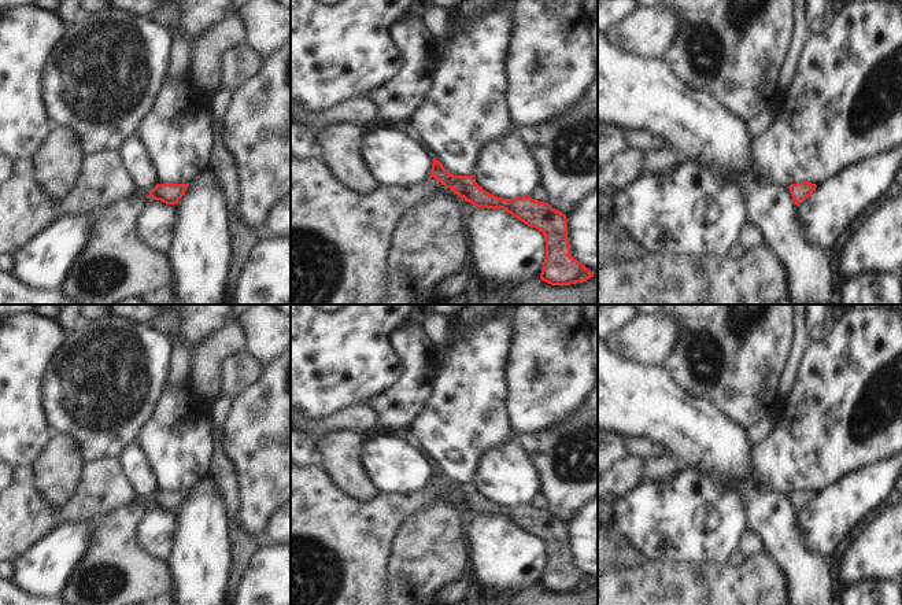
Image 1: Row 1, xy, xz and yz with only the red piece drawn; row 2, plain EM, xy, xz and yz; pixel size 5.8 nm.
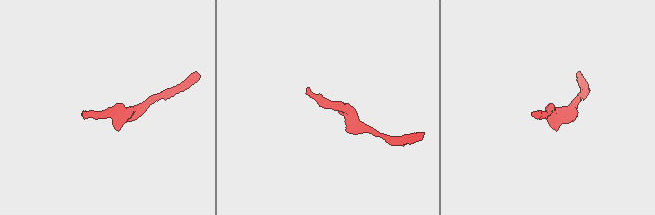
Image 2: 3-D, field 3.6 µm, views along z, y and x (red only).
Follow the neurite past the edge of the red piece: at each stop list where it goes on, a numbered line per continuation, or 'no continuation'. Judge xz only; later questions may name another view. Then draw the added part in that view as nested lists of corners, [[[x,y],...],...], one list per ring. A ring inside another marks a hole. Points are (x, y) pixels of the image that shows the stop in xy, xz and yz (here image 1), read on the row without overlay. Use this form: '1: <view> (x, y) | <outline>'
1: xz (340, 548) | [[[291,462],[291,605],[385,605],[387,564],[399,525],[441,495],[446,494],[428,483],[419,491],[380,493],[369,502],[359,502],[339,490],[319,466]]]

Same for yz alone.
no continuation

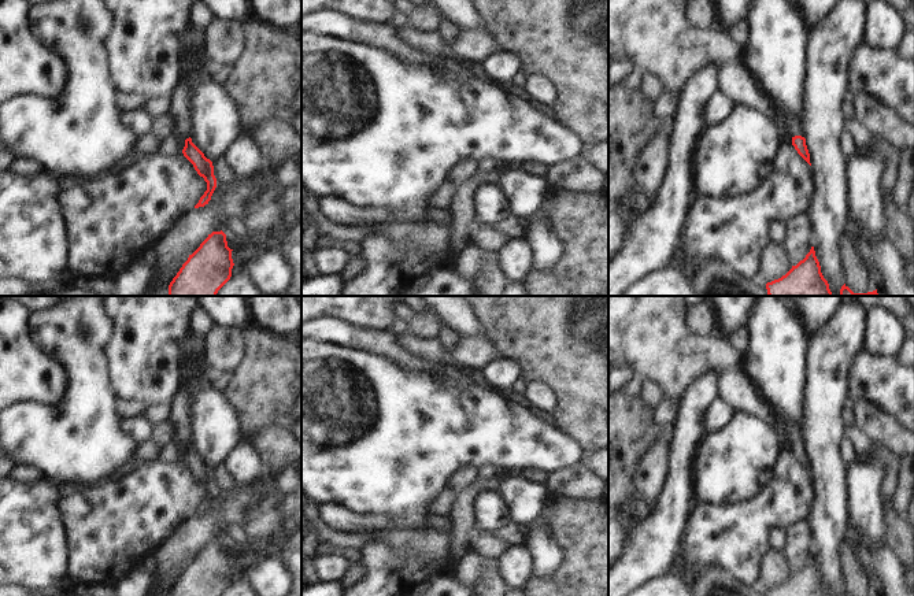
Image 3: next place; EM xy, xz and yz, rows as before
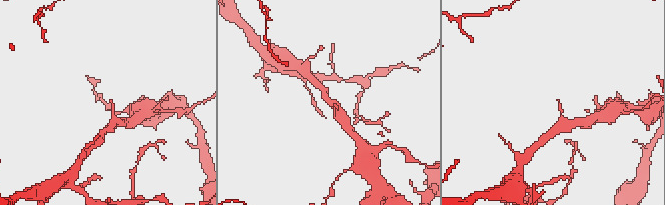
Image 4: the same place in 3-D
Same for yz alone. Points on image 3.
1: yz (795, 436) | [[[782,422],[781,425],[784,427],[784,432],[788,434],[792,444],[795,444],[795,443],[804,444],[803,434],[799,432],[799,429],[793,423]]]

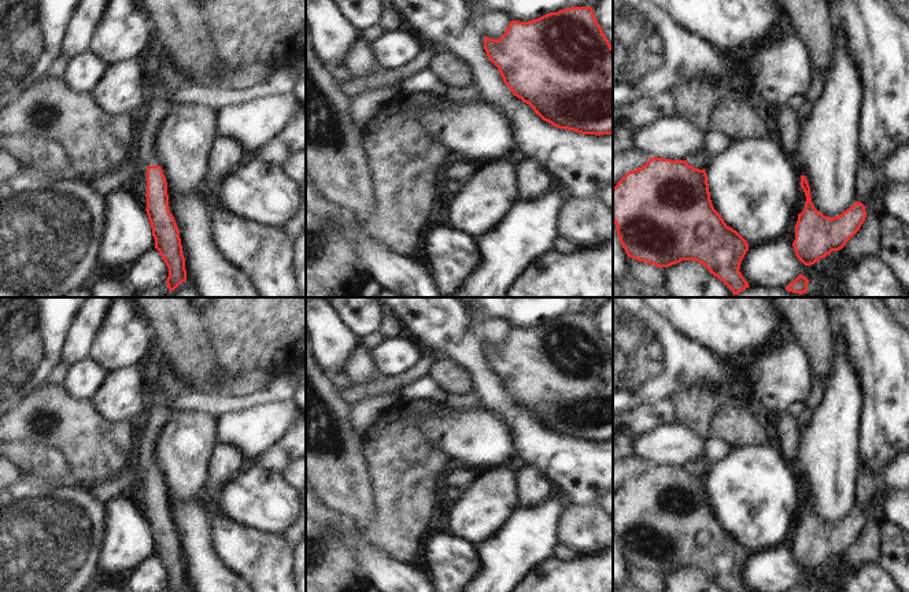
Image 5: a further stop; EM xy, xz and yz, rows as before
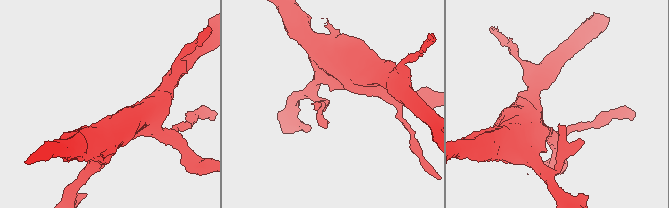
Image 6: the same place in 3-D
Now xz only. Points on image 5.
no continuation

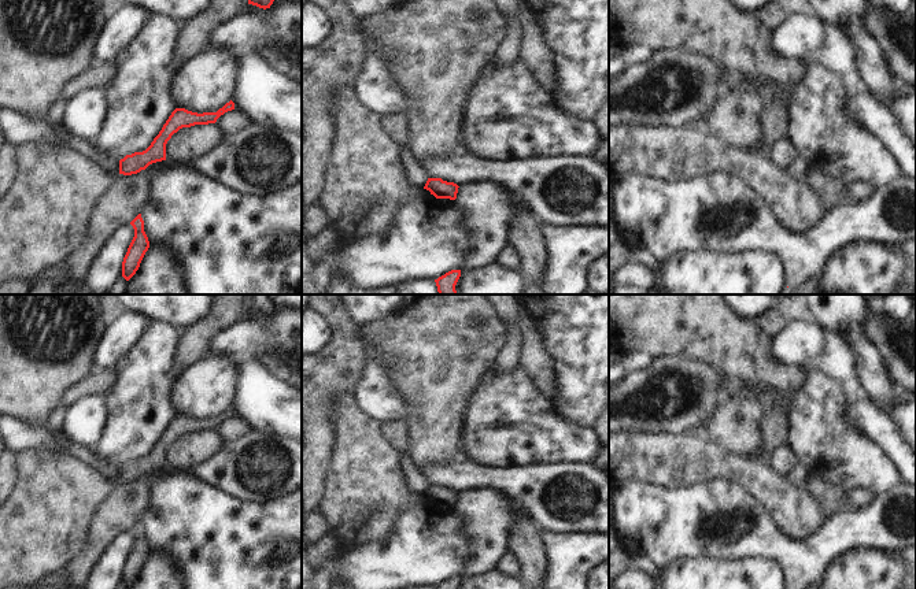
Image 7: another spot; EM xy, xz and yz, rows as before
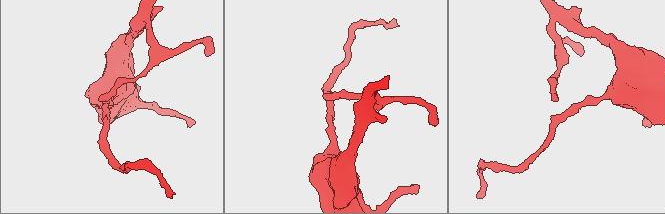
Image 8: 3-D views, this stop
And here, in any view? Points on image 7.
no continuation

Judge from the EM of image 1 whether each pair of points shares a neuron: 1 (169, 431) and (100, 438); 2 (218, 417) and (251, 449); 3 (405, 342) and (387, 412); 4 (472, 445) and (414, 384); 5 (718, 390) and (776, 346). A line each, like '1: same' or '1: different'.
1: different
2: different
3: same
4: different
5: same

